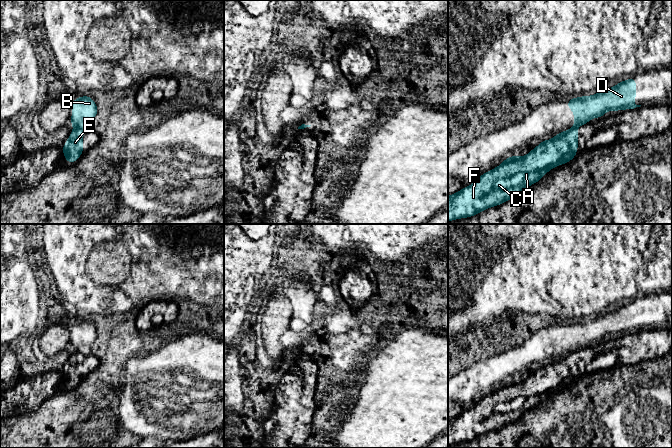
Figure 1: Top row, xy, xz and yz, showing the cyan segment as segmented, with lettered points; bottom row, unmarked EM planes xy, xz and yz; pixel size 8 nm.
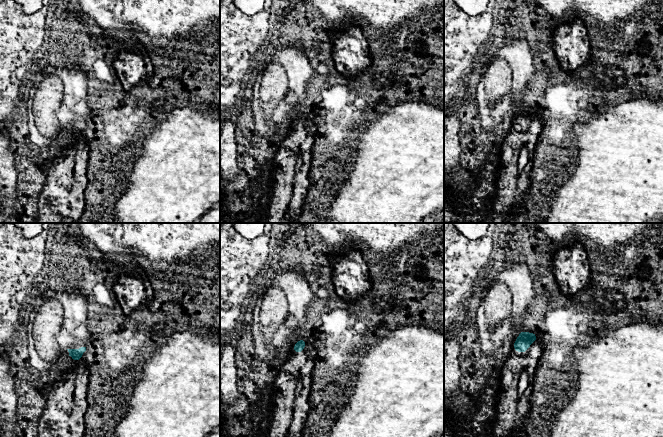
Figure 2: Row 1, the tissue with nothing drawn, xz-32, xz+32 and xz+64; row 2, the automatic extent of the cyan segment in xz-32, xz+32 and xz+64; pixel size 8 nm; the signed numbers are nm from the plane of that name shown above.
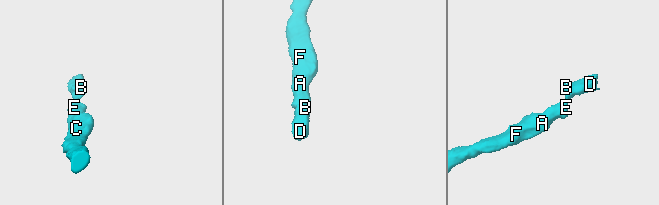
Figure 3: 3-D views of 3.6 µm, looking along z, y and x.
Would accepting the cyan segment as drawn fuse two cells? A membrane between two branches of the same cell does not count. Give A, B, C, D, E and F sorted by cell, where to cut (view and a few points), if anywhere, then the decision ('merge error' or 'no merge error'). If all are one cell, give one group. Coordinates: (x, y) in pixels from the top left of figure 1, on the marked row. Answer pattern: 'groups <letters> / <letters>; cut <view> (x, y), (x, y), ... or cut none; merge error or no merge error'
groups A C E F / B D; cut xy (75, 126), (82, 128); merge error

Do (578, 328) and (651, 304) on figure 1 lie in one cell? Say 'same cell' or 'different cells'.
same cell

